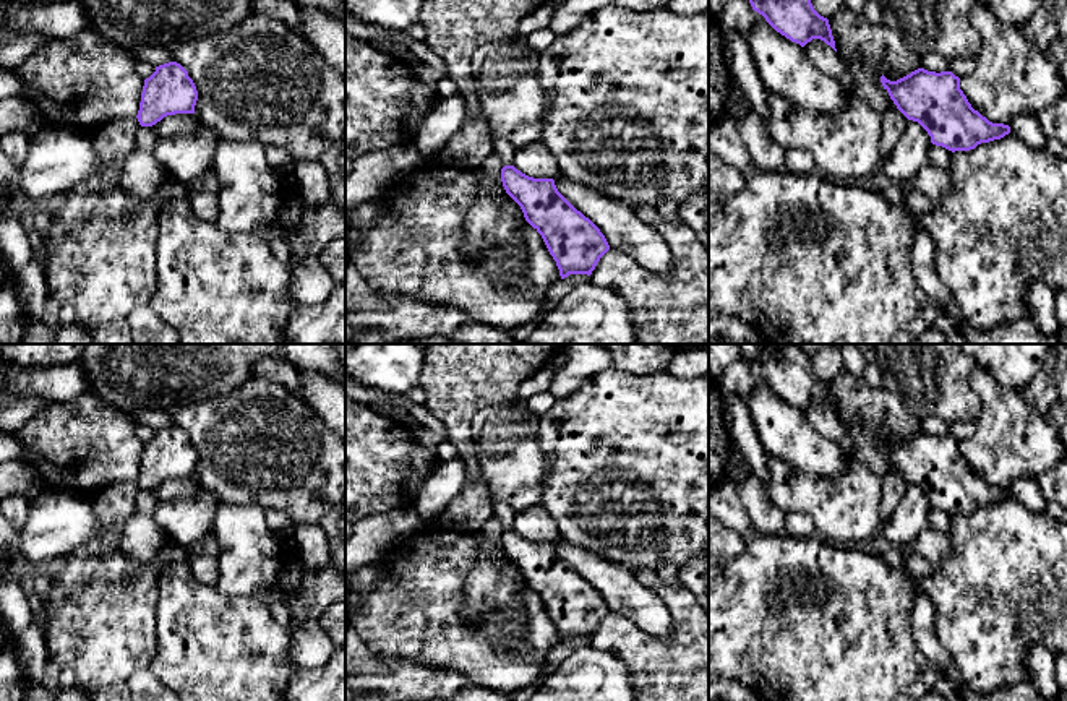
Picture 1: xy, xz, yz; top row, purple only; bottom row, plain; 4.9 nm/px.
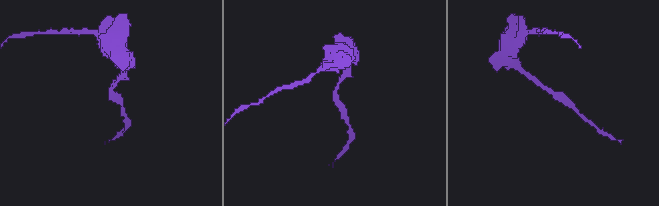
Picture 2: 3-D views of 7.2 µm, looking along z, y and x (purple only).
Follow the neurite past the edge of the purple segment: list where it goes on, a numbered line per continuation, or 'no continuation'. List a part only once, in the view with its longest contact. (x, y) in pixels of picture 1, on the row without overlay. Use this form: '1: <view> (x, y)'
no continuation

